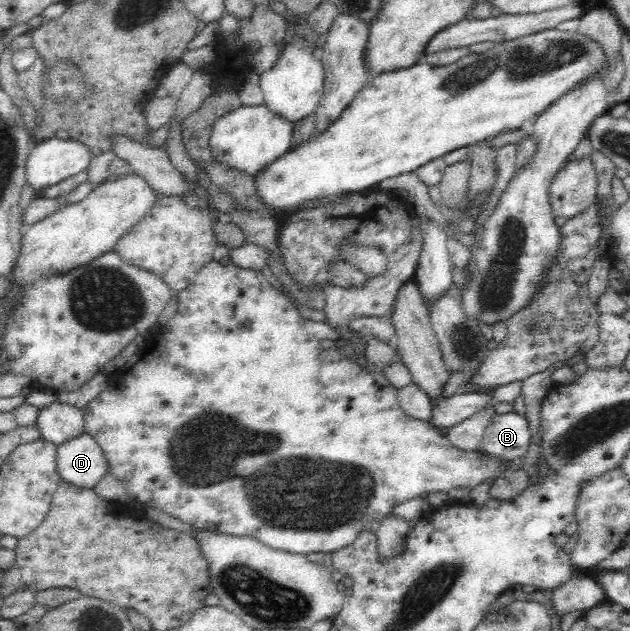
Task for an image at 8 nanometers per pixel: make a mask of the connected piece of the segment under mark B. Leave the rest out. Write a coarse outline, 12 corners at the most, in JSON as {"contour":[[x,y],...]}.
{"contour":[[513,411],[493,417],[481,447],[515,461],[527,452],[528,420]]}

